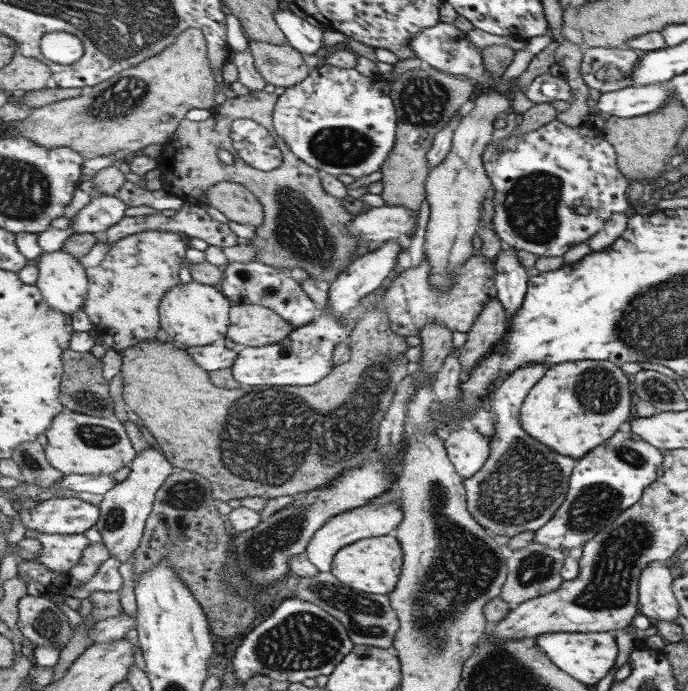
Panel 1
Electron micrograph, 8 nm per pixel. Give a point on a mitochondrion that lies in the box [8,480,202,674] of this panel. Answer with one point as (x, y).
(48, 624)

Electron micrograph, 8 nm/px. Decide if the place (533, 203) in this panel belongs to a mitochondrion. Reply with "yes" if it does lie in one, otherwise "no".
yes

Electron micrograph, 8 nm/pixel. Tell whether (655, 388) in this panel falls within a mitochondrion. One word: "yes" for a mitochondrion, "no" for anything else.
yes

